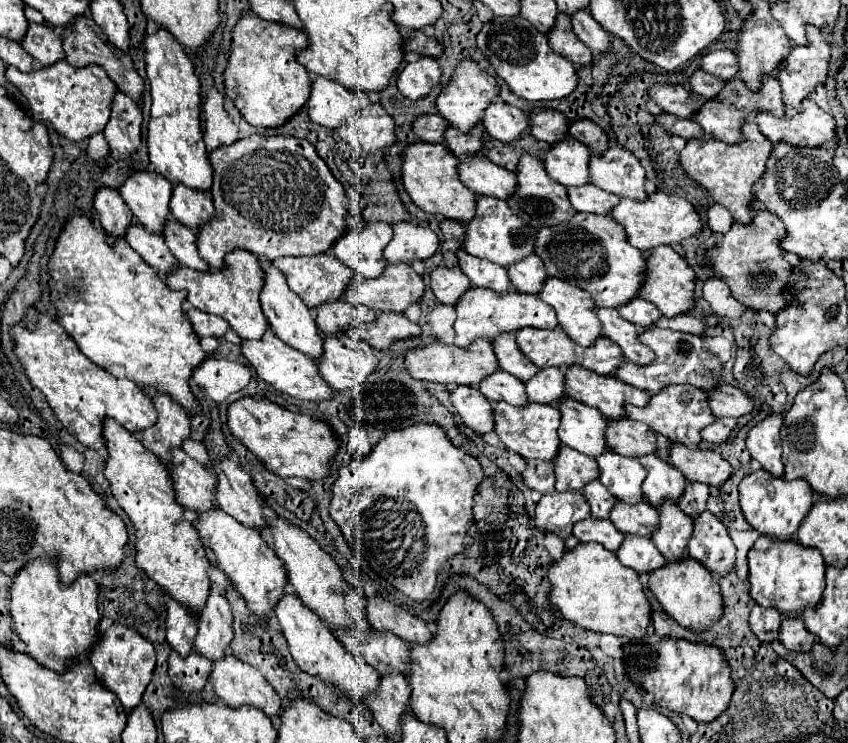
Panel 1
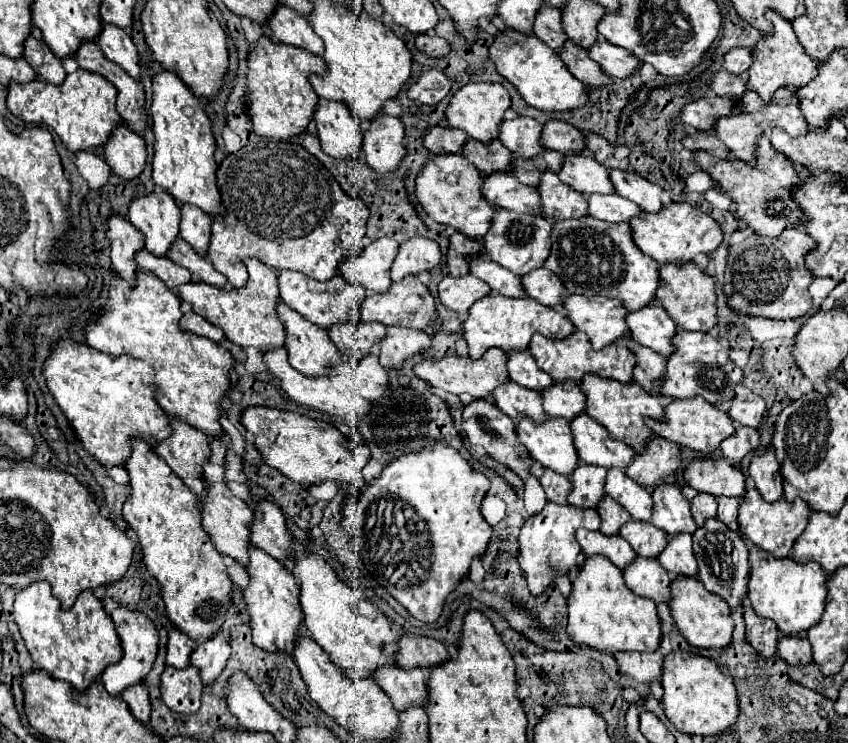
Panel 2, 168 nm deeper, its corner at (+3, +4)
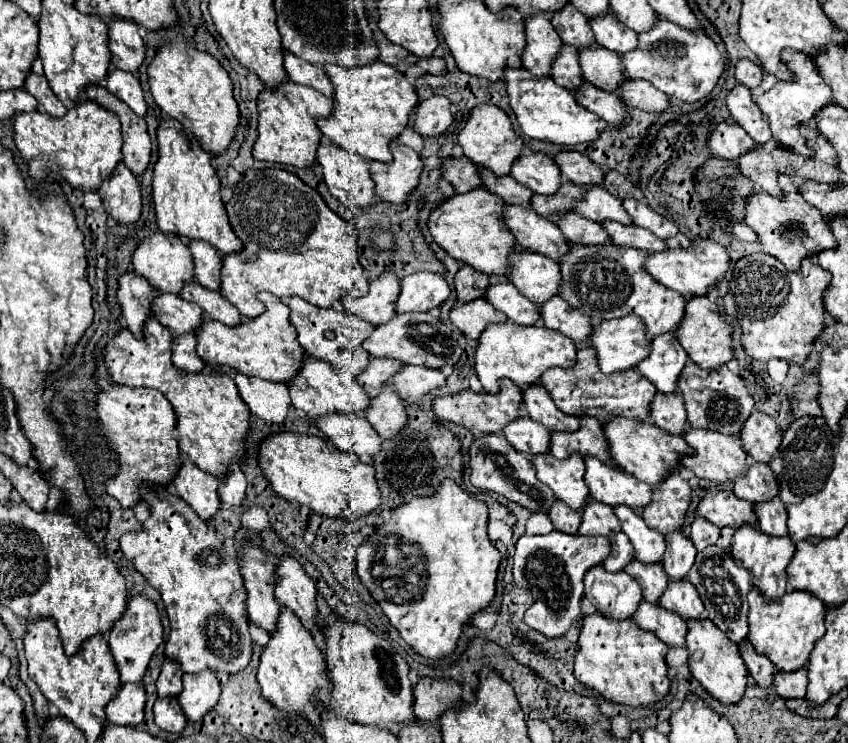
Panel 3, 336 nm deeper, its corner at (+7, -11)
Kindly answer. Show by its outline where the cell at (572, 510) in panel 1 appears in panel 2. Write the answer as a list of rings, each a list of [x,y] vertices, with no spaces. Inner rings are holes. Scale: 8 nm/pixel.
[[[547,503],[541,513],[531,515],[521,533],[519,533],[519,565],[527,577],[529,589],[533,595],[539,595],[545,591],[547,585],[555,581],[557,573],[567,573],[569,567],[577,565],[577,553],[581,551],[579,543],[575,541],[575,531],[579,527],[585,529],[599,529],[599,515],[595,509],[581,509],[575,505],[557,505]]]

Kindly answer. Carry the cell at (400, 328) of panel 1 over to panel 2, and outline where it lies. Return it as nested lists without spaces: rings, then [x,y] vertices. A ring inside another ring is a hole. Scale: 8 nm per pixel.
[[[389,325],[385,341],[381,341],[379,345],[379,361],[383,367],[399,369],[407,357],[421,353],[429,347],[431,347],[431,337],[427,333]]]

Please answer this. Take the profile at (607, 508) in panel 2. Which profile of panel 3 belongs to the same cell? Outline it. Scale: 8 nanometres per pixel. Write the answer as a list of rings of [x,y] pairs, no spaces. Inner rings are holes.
[[[623,532],[611,536],[611,546],[613,546],[613,550],[611,550],[609,558],[605,560],[603,568],[607,572],[621,572],[621,570],[625,570],[625,564],[629,564],[629,560],[633,560],[633,546],[629,544],[629,538]]]

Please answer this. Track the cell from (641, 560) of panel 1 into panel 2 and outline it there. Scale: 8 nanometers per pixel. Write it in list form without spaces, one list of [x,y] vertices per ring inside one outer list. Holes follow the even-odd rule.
[[[635,557],[633,565],[623,571],[625,583],[637,595],[643,595],[653,601],[669,601],[669,573],[661,569],[661,563],[655,557]]]

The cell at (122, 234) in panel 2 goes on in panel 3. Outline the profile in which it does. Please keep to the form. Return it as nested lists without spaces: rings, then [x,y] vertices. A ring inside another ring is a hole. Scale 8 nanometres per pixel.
[[[125,272],[119,278],[119,292],[117,300],[121,304],[123,316],[127,320],[127,328],[135,336],[143,336],[141,328],[145,326],[145,320],[151,318],[151,302],[155,298],[155,290],[149,286],[149,282],[135,272]]]

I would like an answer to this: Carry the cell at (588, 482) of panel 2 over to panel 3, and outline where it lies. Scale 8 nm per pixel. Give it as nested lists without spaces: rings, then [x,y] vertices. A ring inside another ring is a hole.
[[[589,500],[583,508],[583,522],[579,526],[579,534],[583,536],[613,536],[619,532],[621,524],[611,506]]]

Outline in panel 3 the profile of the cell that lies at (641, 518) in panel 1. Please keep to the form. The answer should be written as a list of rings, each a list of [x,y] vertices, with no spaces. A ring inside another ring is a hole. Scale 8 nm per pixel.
[[[633,560],[625,572],[637,580],[637,584],[643,590],[643,598],[651,604],[659,604],[661,592],[665,592],[665,584],[669,584],[669,578],[665,576],[665,570],[661,564],[641,564]]]

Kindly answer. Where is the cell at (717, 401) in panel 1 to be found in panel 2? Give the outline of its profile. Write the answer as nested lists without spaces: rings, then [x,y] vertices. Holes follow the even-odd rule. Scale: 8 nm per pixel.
[[[747,393],[747,395],[735,395],[727,413],[739,425],[759,427],[763,411],[765,411],[765,401],[755,393]]]

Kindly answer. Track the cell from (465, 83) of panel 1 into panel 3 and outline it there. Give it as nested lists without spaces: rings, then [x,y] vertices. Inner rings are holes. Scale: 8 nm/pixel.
[[[479,104],[477,108],[473,108],[469,120],[459,132],[459,144],[463,148],[463,154],[475,166],[489,168],[495,176],[509,176],[513,162],[521,156],[521,150],[523,150],[523,138],[515,134],[509,116],[493,104]]]

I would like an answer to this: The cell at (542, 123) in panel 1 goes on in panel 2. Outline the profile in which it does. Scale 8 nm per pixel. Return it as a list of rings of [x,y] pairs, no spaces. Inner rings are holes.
[[[549,121],[543,125],[545,133],[541,133],[541,145],[545,149],[561,151],[563,155],[569,155],[573,151],[583,151],[583,133],[575,129],[571,123],[565,121]]]

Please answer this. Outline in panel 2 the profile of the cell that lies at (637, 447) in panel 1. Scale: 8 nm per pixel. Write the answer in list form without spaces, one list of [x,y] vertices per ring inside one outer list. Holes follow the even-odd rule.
[[[653,435],[647,441],[645,451],[633,457],[625,473],[639,485],[653,489],[661,481],[675,479],[677,469],[679,469],[679,445],[665,437]]]

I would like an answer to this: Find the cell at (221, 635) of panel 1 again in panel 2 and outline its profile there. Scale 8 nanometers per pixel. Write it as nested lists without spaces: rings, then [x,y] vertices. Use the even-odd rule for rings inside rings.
[[[217,631],[209,641],[203,641],[193,649],[191,663],[201,671],[203,683],[211,685],[215,677],[223,671],[229,655],[231,655],[231,645],[225,639],[223,631]]]

